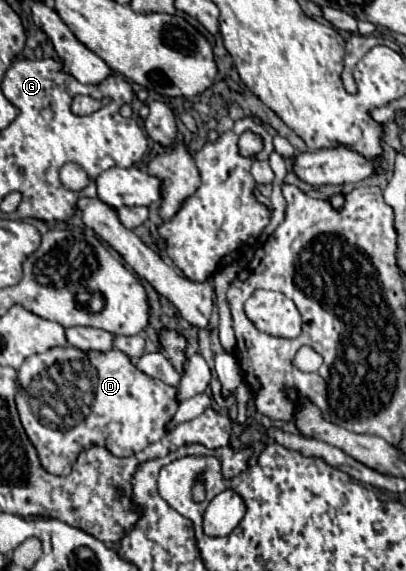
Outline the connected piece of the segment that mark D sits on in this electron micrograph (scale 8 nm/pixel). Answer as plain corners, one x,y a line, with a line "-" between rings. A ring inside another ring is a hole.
62,346
62,360
58,360
56,364
46,364
40,356
26,358
22,368
18,370
16,406
20,412
22,426
30,442
38,450
44,470
58,476
66,476
74,460
78,458
78,454
86,448
104,446
114,456
132,456
144,450
150,442
160,440
166,434
166,422
174,416
178,408
178,402
174,396
176,396
176,388
140,372
130,362
130,358
120,350
82,352
74,346
-
54,380
56,382
66,380
66,382
60,386

